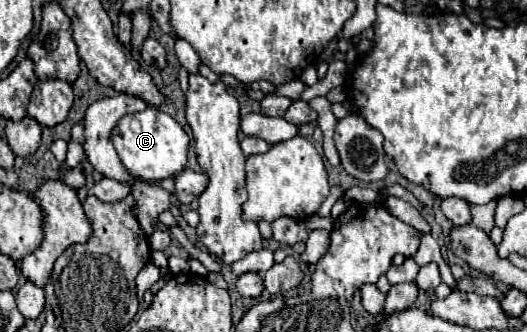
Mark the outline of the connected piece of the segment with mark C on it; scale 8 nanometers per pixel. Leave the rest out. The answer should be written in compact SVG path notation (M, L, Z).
M147 107L145 111L133 115L125 115L119 121L117 133L113 135L113 145L117 147L117 153L127 171L139 175L145 181L161 181L167 177L175 177L187 165L189 135L171 115L153 107Z

